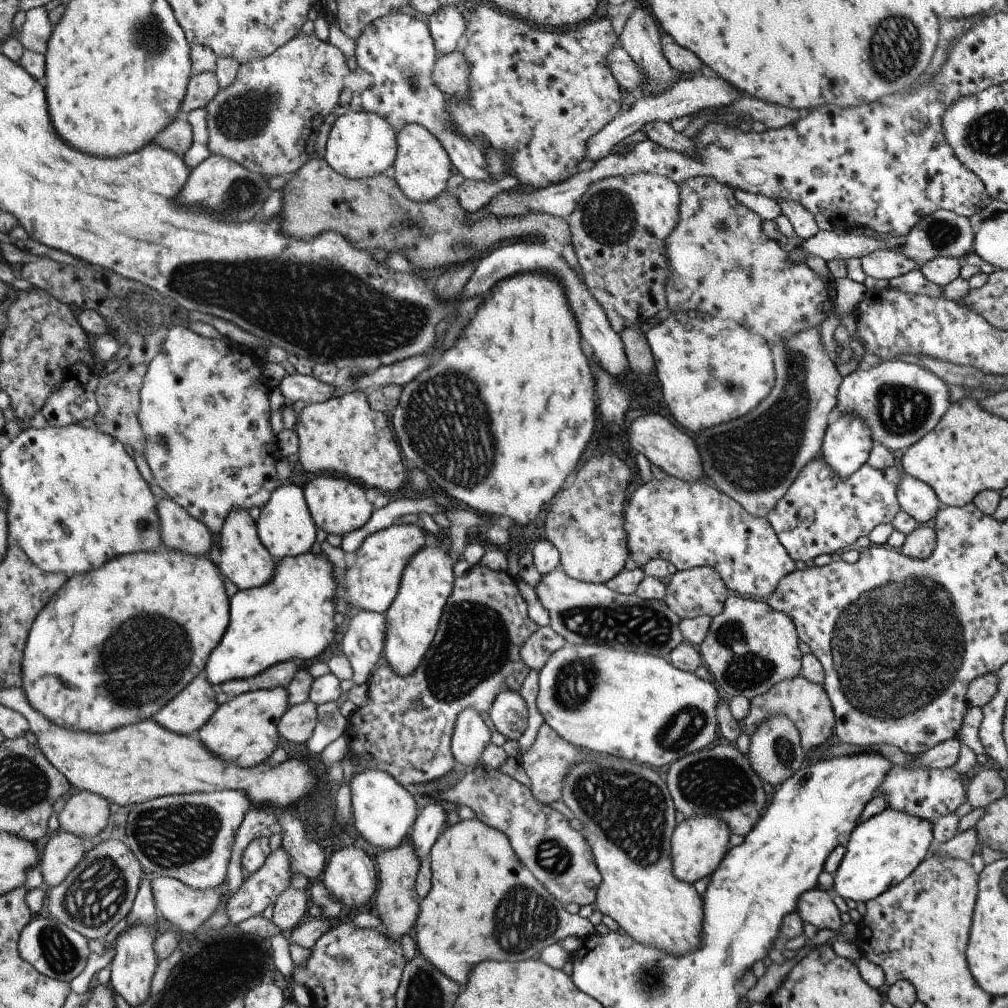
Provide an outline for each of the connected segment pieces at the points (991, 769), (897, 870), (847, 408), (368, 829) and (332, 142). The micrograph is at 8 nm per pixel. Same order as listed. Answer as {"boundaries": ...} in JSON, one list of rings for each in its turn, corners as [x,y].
{"boundaries":[[[[990,765],[970,780],[966,794],[973,808],[985,808],[1006,794],[1005,778],[997,767]]],[[[886,808],[880,814],[858,823],[846,844],[846,854],[833,874],[832,889],[853,905],[857,902],[866,903],[896,886],[931,854],[935,845],[932,825],[930,820],[892,808]]],[[[895,359],[884,361],[868,371],[857,369],[846,375],[838,389],[838,404],[836,404],[834,415],[856,414],[870,428],[873,442],[886,446],[893,453],[896,450],[905,450],[924,438],[948,412],[950,406],[952,406],[950,388],[945,380],[936,376],[936,373],[928,368]]],[[[368,768],[355,772],[350,780],[354,828],[378,850],[390,850],[409,838],[416,822],[416,800],[386,771]]],[[[352,112],[338,116],[330,130],[324,159],[334,170],[350,179],[372,178],[390,173],[397,154],[397,131],[385,118],[366,112]]]]}

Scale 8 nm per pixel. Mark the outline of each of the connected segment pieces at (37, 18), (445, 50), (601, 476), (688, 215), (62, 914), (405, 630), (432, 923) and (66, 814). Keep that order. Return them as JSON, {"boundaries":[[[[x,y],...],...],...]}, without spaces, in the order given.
{"boundaries":[[[[44,7],[30,8],[24,12],[18,38],[25,50],[31,50],[45,56],[48,40],[52,36],[53,27]]],[[[444,6],[429,15],[428,30],[434,38],[437,56],[450,54],[458,48],[458,42],[465,34],[463,7]]],[[[612,454],[592,456],[588,462],[576,472],[574,482],[563,487],[560,496],[556,495],[554,504],[548,510],[544,522],[546,539],[560,552],[560,567],[568,576],[587,583],[604,584],[612,580],[630,558],[628,538],[624,530],[626,490],[632,480],[632,470],[626,462]]],[[[696,176],[681,182],[679,184],[679,196],[680,196],[680,216],[678,216],[678,226],[672,230],[672,234],[666,238],[666,256],[668,256],[668,268],[670,268],[670,274],[666,278],[666,302],[672,313],[688,312],[690,310],[700,310],[704,314],[710,316],[720,317],[722,319],[731,319],[739,322],[742,326],[750,328],[750,332],[754,334],[760,334],[769,344],[772,342],[782,342],[782,340],[788,340],[792,336],[796,336],[798,332],[802,330],[810,330],[814,326],[821,326],[822,322],[826,320],[829,312],[832,309],[832,303],[836,298],[835,278],[820,278],[814,270],[810,270],[806,263],[794,264],[788,260],[788,249],[782,250],[778,246],[778,241],[768,238],[764,232],[762,232],[762,224],[764,224],[762,218],[751,209],[743,206],[734,197],[734,189],[730,188],[727,184],[720,184],[716,182],[712,177]]],[[[118,839],[106,840],[98,846],[93,846],[92,850],[84,855],[84,858],[78,862],[76,868],[68,874],[64,882],[60,882],[58,886],[51,888],[48,896],[48,906],[46,913],[49,916],[56,918],[60,922],[77,930],[84,938],[90,940],[103,940],[106,934],[122,920],[129,916],[133,910],[134,898],[137,898],[138,890],[141,888],[141,883],[144,881],[144,871],[140,868],[137,856],[132,854],[132,848],[126,846],[126,843]]],[[[447,543],[439,546],[425,546],[410,558],[410,562],[406,564],[406,568],[402,572],[396,598],[385,612],[386,644],[384,644],[384,650],[382,650],[390,668],[402,678],[410,676],[418,668],[424,654],[426,654],[436,636],[444,606],[446,606],[446,601],[450,598],[454,586],[455,562],[453,558],[454,556],[449,553]]],[[[474,818],[461,819],[446,828],[431,848],[432,882],[430,892],[420,902],[413,931],[415,946],[432,966],[462,988],[468,982],[470,971],[482,960],[518,962],[538,958],[544,948],[566,937],[576,936],[583,940],[596,933],[588,918],[566,911],[548,888],[520,864],[521,860],[510,846],[506,833]]],[[[86,790],[76,791],[58,814],[59,828],[82,839],[91,839],[108,824],[108,802]]]]}

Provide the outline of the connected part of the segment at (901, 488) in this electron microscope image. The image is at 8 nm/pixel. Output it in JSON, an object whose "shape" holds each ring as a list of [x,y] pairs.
{"shape":[[[908,473],[903,477],[896,490],[901,510],[905,510],[906,514],[912,516],[920,525],[936,518],[942,506],[936,492],[928,484],[924,484]]]}

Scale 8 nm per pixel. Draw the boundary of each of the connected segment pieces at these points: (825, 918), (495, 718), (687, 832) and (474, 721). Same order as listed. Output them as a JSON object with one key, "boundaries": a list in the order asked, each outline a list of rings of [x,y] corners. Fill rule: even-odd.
{"boundaries":[[[[816,887],[800,896],[796,914],[805,923],[810,923],[819,930],[822,930],[822,928],[840,930],[844,925],[842,913],[836,908],[836,904],[830,898],[828,891],[820,890]]],[[[504,690],[496,696],[489,710],[496,731],[507,740],[519,740],[528,726],[528,706],[524,696],[514,690]]],[[[690,816],[675,826],[671,836],[673,874],[676,880],[693,884],[710,876],[731,849],[730,828],[718,816]]],[[[466,708],[458,714],[453,735],[451,750],[455,761],[474,768],[480,763],[486,744],[490,743],[491,732],[474,708]]]]}

